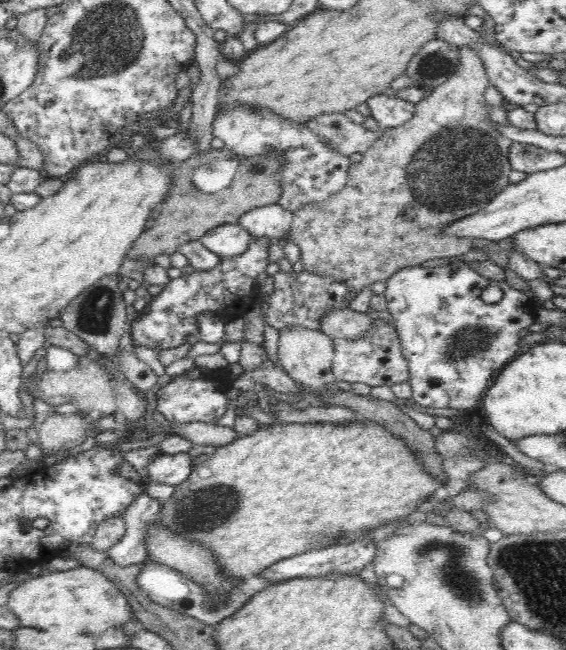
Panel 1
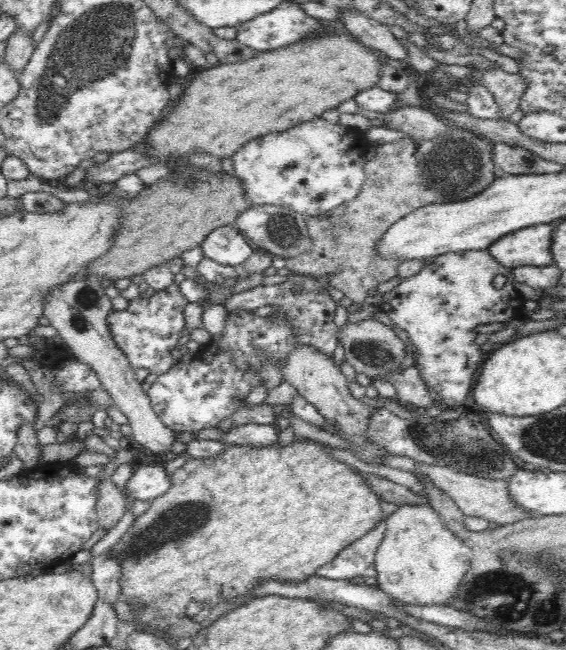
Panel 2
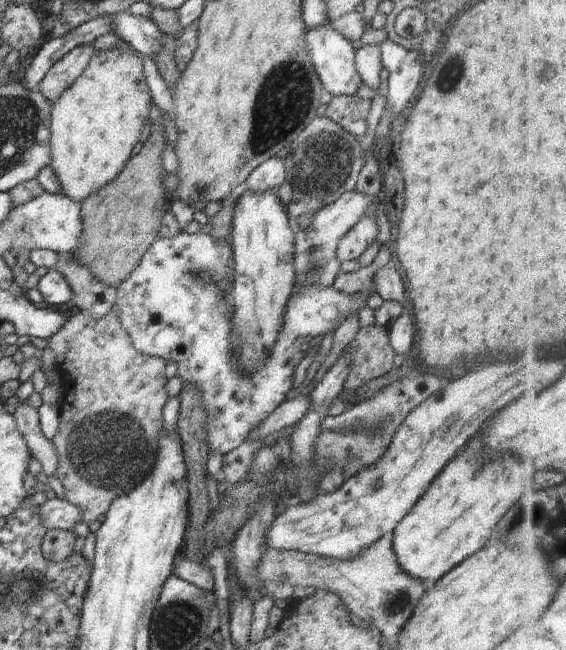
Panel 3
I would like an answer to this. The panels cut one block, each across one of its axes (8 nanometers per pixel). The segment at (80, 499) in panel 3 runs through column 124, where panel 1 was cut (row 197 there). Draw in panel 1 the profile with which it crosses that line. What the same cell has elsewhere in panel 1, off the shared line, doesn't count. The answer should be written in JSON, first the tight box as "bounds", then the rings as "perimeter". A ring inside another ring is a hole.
{"bounds":[286,48,513,295],"perimeter":[[[459,48],[459,50],[460,64],[458,64],[458,69],[452,73],[452,76],[443,85],[436,87],[428,98],[423,99],[415,106],[415,114],[412,120],[408,120],[406,124],[393,129],[384,129],[384,134],[363,153],[361,161],[351,163],[348,170],[347,184],[342,190],[336,192],[336,194],[330,194],[330,198],[326,198],[326,202],[306,204],[300,210],[295,210],[292,228],[290,228],[286,239],[294,241],[300,247],[303,270],[320,276],[335,278],[336,282],[345,284],[348,291],[357,295],[360,294],[362,288],[366,288],[366,286],[370,286],[374,282],[387,282],[392,274],[396,274],[398,270],[408,266],[420,265],[426,260],[434,260],[434,258],[451,258],[472,250],[471,246],[474,238],[450,236],[443,232],[443,228],[453,220],[464,218],[484,208],[502,189],[506,189],[506,186],[509,186],[509,175],[513,169],[508,160],[508,153],[513,141],[497,131],[497,123],[491,120],[488,112],[488,104],[486,104],[483,94],[490,86],[490,83],[482,57],[479,57],[472,48]]]}

